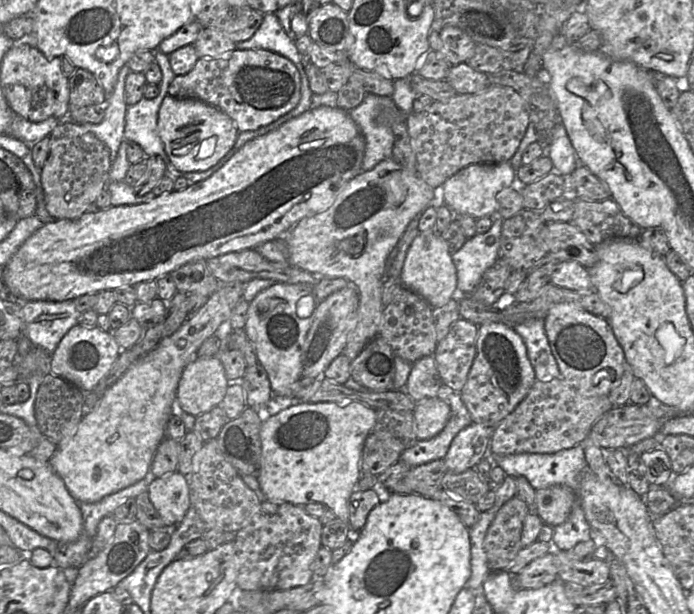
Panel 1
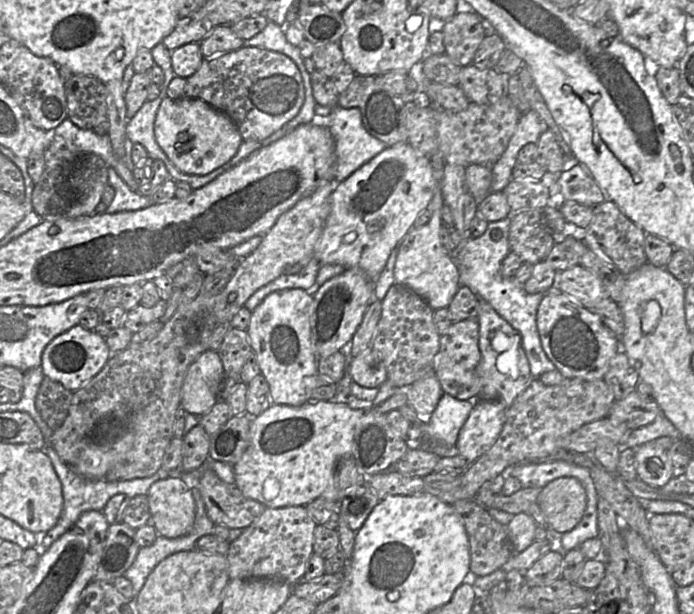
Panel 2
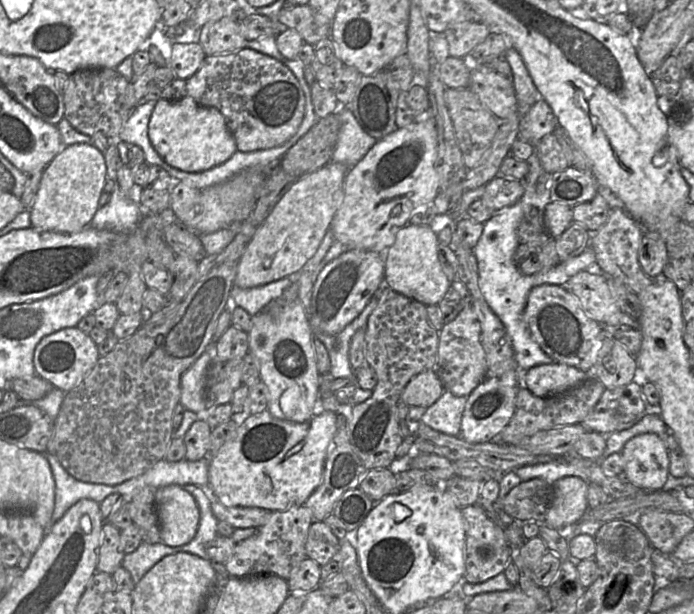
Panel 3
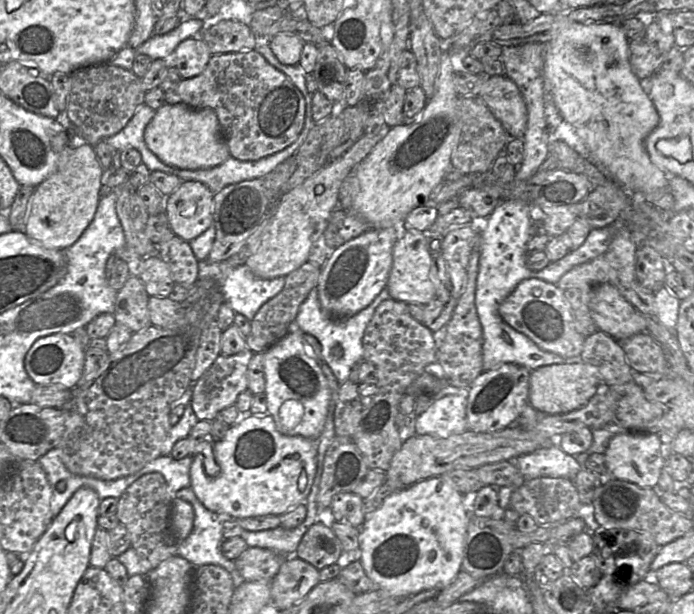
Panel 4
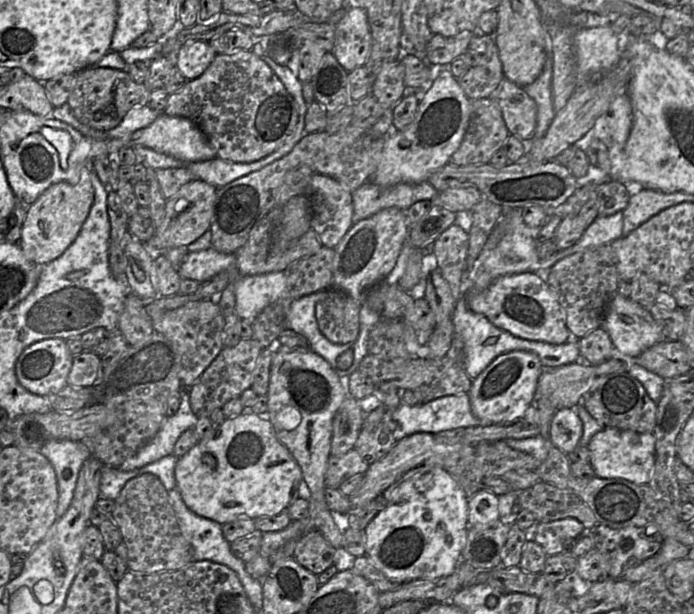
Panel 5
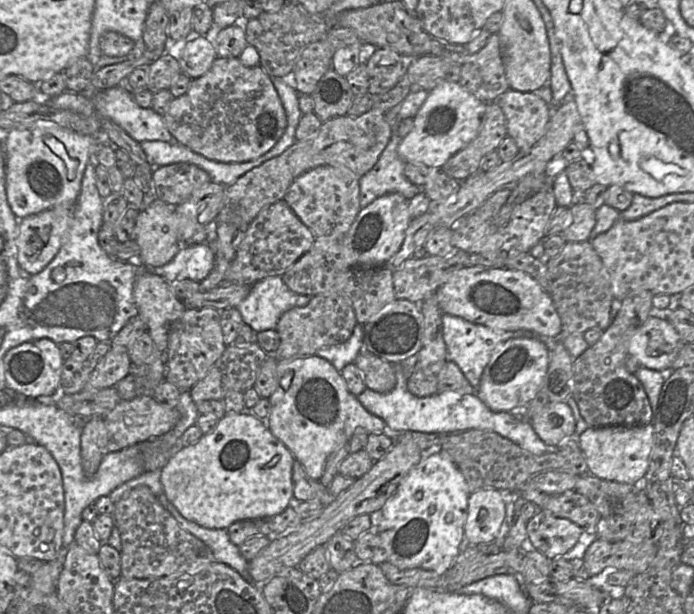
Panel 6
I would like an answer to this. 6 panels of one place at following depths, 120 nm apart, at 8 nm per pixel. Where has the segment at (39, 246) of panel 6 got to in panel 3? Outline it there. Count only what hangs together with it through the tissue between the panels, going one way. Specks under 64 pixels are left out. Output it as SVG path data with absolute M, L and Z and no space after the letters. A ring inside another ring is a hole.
M92 144L63 146L43 170L36 197L30 206L31 227L58 233L76 233L90 225L106 181L104 154Z

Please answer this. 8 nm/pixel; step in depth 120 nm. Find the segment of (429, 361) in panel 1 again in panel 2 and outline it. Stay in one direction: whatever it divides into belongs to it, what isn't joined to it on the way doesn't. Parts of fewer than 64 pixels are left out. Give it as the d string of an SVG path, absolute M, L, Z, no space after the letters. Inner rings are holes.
M429 373L408 386L401 388L407 396L409 405L425 423L429 419L443 396L443 389L435 373Z

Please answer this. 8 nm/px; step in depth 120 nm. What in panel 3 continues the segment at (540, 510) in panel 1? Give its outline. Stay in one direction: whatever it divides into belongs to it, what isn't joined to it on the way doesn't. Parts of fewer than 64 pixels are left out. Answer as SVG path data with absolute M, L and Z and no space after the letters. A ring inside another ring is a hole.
M565 476L553 484L553 489L547 524L557 530L578 523L588 510L588 483L577 476Z

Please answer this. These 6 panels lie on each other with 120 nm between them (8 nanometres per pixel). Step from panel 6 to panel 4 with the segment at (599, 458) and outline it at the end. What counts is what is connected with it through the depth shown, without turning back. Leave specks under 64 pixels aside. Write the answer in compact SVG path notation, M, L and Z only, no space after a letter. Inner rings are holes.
M628 432L611 438L605 450L608 475L619 480L635 483L642 488L652 488L658 483L666 459L657 433Z

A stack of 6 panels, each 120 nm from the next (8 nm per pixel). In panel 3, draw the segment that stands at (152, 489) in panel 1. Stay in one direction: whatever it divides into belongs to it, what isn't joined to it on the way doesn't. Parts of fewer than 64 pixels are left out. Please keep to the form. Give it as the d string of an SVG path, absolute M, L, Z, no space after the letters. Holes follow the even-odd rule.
M172 484L156 489L155 501L161 541L171 547L189 543L200 522L200 512L193 496L182 486Z

